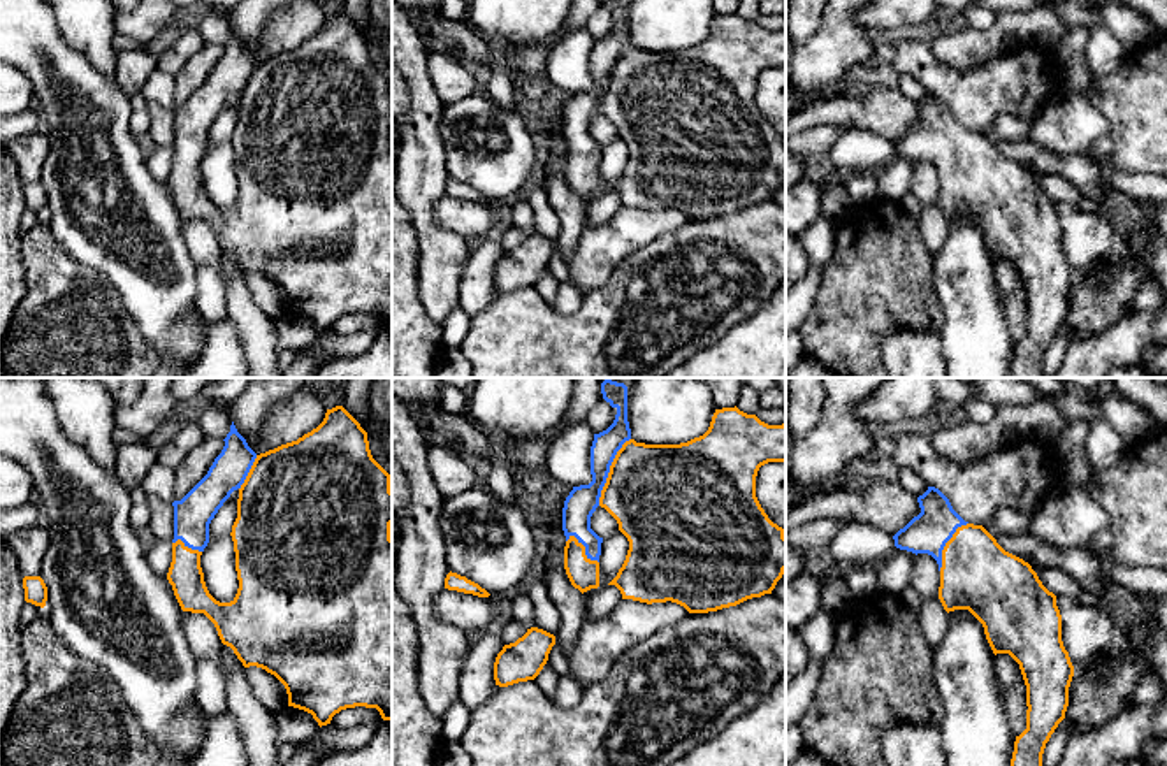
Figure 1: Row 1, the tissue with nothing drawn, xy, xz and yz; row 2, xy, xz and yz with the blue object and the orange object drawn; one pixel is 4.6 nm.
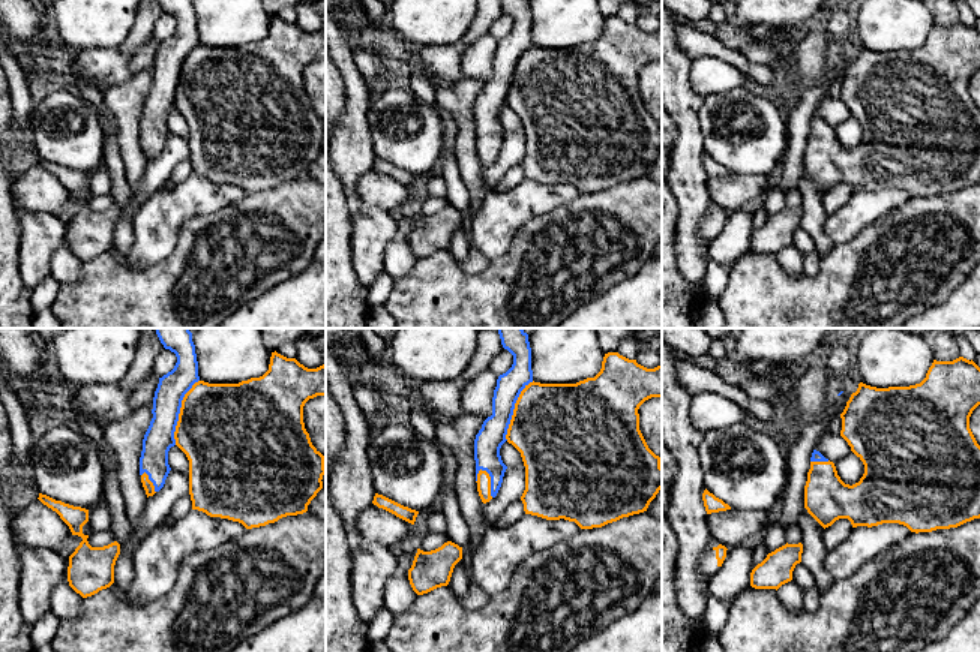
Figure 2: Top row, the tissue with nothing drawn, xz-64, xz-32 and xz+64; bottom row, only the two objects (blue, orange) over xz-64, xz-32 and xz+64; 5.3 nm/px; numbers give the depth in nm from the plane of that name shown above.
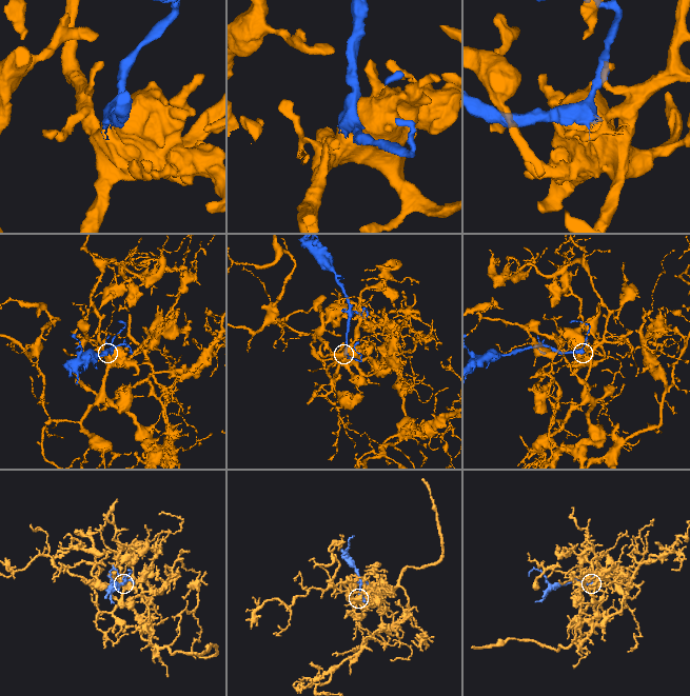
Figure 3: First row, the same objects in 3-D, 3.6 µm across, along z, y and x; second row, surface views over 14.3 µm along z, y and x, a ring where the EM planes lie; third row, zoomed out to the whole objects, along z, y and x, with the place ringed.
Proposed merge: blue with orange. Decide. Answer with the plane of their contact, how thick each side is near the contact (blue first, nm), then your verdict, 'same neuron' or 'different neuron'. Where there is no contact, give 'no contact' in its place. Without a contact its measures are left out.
contact in xz; calibres 140 and 460 nm; same neuron

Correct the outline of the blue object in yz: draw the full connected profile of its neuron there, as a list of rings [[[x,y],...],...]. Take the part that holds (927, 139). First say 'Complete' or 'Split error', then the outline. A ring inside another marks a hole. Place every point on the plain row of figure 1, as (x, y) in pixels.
Split error. [[[935,93],[917,104],[921,119],[893,146],[895,153],[931,162],[940,177],[939,206],[944,216],[968,216],[984,234],[993,260],[1009,260],[1026,292],[1026,336],[1016,343],[1011,378],[1042,378],[1042,360],[1065,325],[1074,272],[1062,248],[1062,221],[1056,202],[1023,165],[1005,158],[982,134],[965,128]]]

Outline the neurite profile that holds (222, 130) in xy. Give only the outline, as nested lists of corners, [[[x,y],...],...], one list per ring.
[[[239,95],[230,100],[230,104],[223,109],[223,112],[211,126],[209,149],[216,144],[228,142],[232,139],[232,132],[237,125],[237,105],[239,105]]]

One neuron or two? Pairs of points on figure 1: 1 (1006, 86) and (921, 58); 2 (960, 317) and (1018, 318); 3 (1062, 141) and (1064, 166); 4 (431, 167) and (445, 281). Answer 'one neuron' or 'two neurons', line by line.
1: one neuron
2: two neurons
3: two neurons
4: one neuron

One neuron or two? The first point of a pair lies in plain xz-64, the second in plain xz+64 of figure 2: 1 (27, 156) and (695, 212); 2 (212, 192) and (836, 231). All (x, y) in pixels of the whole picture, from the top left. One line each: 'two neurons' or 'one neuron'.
1: one neuron
2: one neuron

